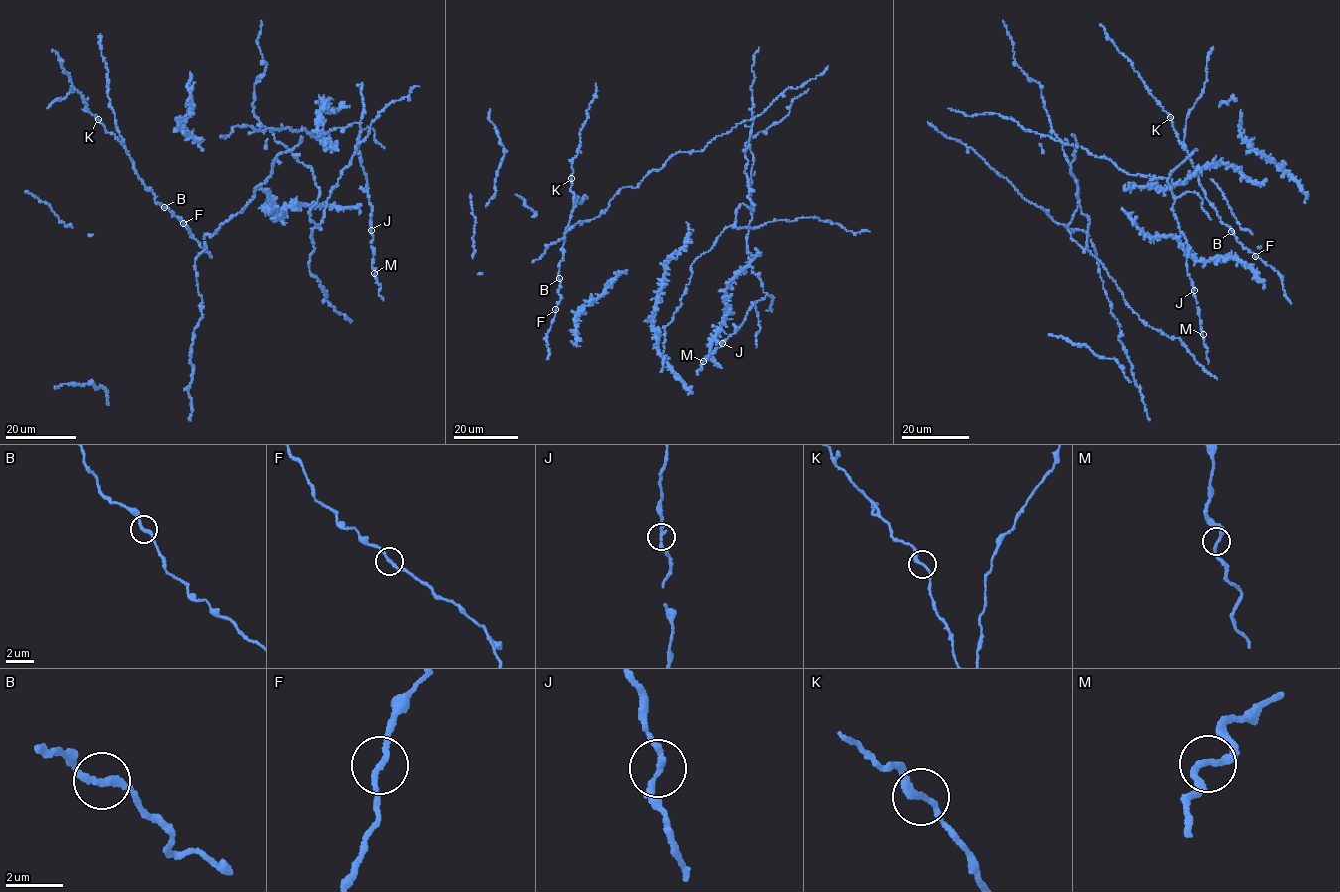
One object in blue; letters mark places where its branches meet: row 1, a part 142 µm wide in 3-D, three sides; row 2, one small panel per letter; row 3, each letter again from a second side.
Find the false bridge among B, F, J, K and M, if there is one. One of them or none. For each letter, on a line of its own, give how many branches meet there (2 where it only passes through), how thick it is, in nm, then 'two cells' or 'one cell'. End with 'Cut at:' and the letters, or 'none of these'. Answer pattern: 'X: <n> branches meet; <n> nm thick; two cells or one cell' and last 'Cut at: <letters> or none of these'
B: 2 branches meet; 200 nm thick; one cell
F: 2 branches meet; 190 nm thick; one cell
J: 2 branches meet; 220 nm thick; one cell
K: 2 branches meet; 200 nm thick; one cell
M: 2 branches meet; 200 nm thick; one cell
Cut at: none of these

